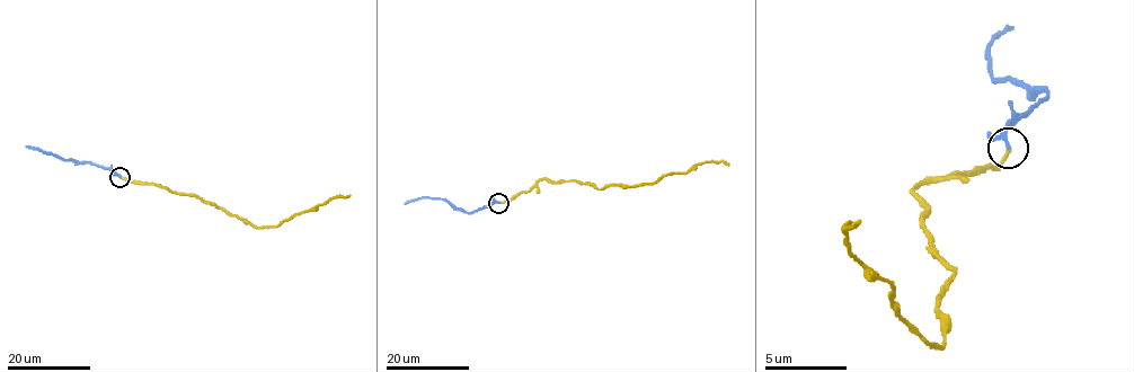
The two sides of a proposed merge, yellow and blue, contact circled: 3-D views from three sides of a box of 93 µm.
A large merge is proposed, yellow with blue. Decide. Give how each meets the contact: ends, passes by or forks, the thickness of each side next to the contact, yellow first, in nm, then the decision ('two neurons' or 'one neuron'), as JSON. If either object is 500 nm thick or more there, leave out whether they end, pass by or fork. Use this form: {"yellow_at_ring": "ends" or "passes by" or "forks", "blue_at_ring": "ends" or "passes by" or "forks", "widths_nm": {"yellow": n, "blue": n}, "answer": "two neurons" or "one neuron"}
{"yellow_at_ring": "ends", "blue_at_ring": "ends", "widths_nm": {"yellow": 280, "blue": 240}, "answer": "one neuron"}

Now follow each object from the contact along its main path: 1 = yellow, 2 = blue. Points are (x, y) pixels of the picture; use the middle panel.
1: (498, 203), (546, 179), (579, 180), (602, 189), (653, 184), (710, 161), (728, 166)
2: (498, 203), (471, 212), (455, 209), (435, 197), (418, 197), (405, 204)

